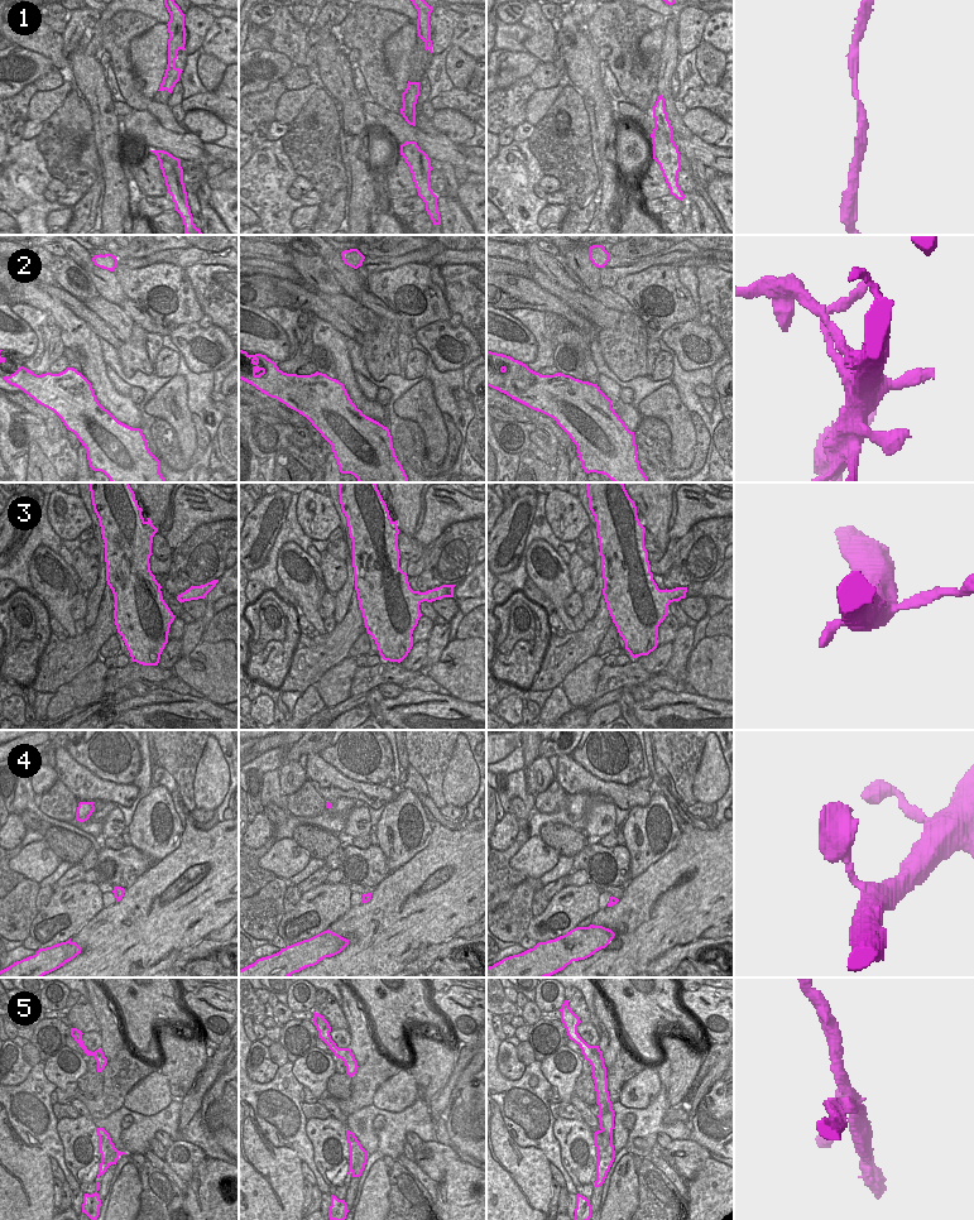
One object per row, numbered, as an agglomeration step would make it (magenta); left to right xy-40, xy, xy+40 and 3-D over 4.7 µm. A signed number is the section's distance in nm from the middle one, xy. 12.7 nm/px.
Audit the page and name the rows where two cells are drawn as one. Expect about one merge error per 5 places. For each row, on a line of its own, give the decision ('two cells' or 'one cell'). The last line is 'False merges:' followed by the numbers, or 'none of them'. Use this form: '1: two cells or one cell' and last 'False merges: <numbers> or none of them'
1: one cell
2: one cell
3: one cell
4: one cell
5: two cells
False merges: 5

